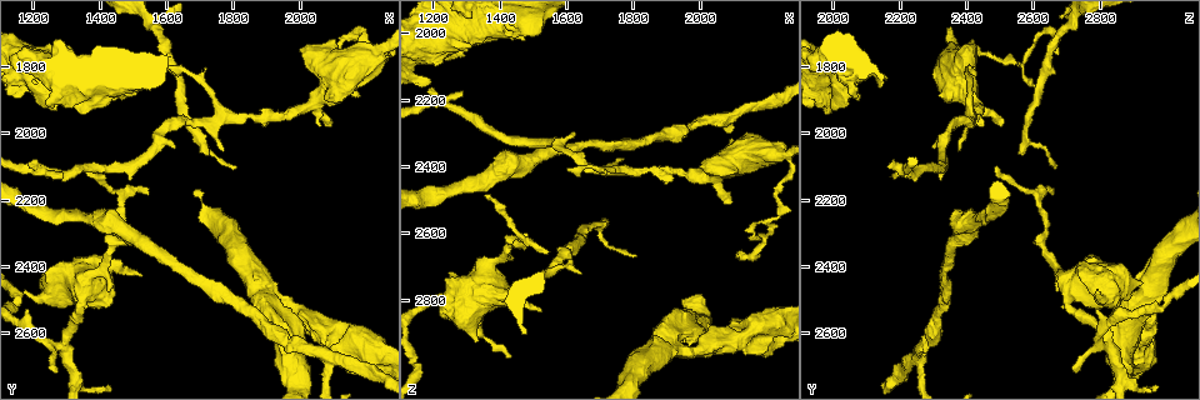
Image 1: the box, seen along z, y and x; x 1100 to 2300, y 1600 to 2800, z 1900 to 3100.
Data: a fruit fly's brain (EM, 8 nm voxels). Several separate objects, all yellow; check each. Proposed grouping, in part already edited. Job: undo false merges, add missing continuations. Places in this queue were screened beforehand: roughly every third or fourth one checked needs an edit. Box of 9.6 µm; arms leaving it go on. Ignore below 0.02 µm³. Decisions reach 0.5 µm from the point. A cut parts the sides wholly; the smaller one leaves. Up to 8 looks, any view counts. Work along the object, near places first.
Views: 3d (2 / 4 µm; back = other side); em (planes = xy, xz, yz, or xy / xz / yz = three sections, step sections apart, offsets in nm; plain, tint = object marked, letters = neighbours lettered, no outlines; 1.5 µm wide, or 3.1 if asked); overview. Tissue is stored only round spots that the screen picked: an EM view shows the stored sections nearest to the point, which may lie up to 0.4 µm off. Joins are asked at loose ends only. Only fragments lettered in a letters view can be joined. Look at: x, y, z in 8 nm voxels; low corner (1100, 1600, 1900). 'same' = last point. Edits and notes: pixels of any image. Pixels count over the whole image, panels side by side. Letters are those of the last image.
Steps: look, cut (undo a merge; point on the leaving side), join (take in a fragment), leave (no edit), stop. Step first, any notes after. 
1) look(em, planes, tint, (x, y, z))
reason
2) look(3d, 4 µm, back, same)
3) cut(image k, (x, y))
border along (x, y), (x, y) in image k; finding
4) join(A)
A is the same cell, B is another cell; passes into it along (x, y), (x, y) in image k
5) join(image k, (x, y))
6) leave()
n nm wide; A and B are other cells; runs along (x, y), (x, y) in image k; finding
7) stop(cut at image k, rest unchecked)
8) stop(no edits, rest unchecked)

look(em, xy, step 8, letters, (1520, 2430, 2830))
an open end

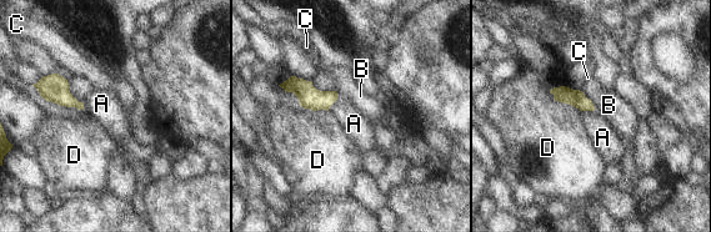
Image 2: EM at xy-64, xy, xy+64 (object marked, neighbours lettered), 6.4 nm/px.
look(em, planes, letters, same)
cut it another way

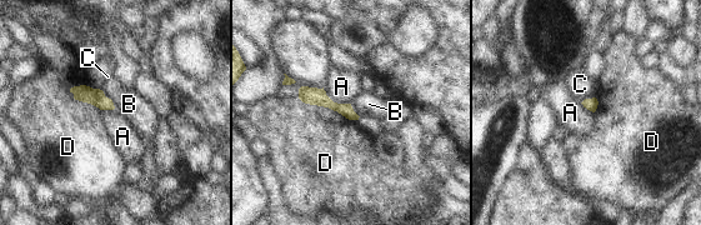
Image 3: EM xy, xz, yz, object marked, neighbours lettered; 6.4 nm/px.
leave()
D touches over 360 nm; A, B, C and D are other cells; runs along (301, 91), (345, 109), (354, 116) in image 3; no lettered fragment goes on from it

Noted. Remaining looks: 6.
look(3d, 2 µm, (2180, 1700, 2640))
sharp bend

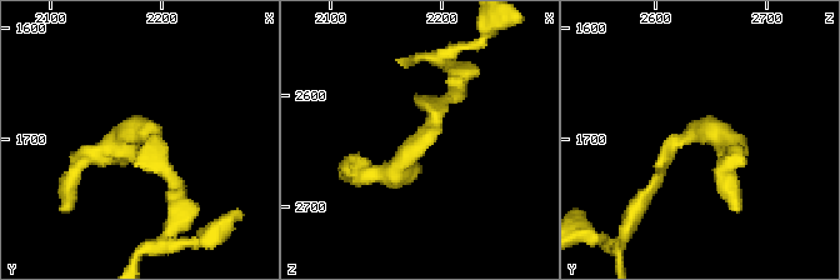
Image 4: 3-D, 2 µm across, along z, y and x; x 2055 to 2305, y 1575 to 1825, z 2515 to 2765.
look(em, xy, step 8, tint, (2184, 1696, 2642))
shape alone is not enough

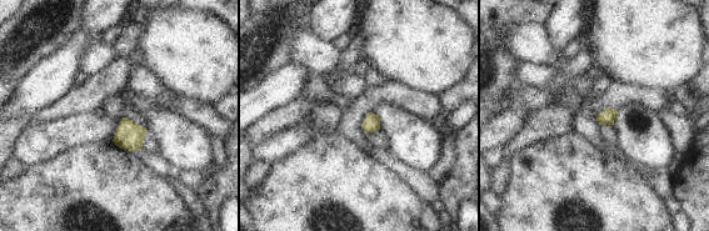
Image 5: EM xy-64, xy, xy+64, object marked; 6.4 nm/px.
look(em, planes, letters, same)
cut it another way

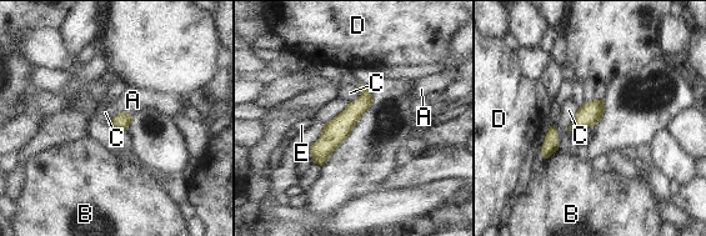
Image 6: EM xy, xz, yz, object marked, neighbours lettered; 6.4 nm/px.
leave()
A, B, C, D and E are other cells; runs along (364, 88), (365, 101), (315, 159) in image 6; all the same cell

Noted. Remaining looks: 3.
look(3d, 2 µm, (2080, 2670, 2250))
two arms in line, one across

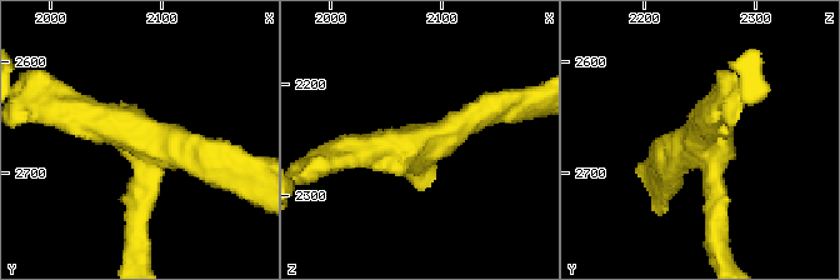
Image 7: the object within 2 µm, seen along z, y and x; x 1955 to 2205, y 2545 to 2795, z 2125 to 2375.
look(em, yz, step 4, letters, (2088, 2672, 2250))
3 arms; arms of 190, 220, 220 nm; need the tissue

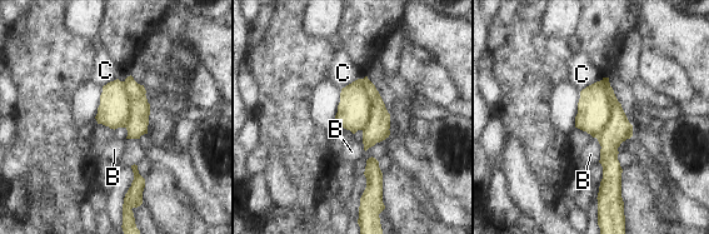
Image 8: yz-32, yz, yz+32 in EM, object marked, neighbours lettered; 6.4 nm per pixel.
cut(image 8, (618, 129))
220 nm wide; C touches over 180 nm; B and C are other cells; two cells meet here

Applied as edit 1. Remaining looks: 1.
stop(cut at image 8, rest unchecked)

